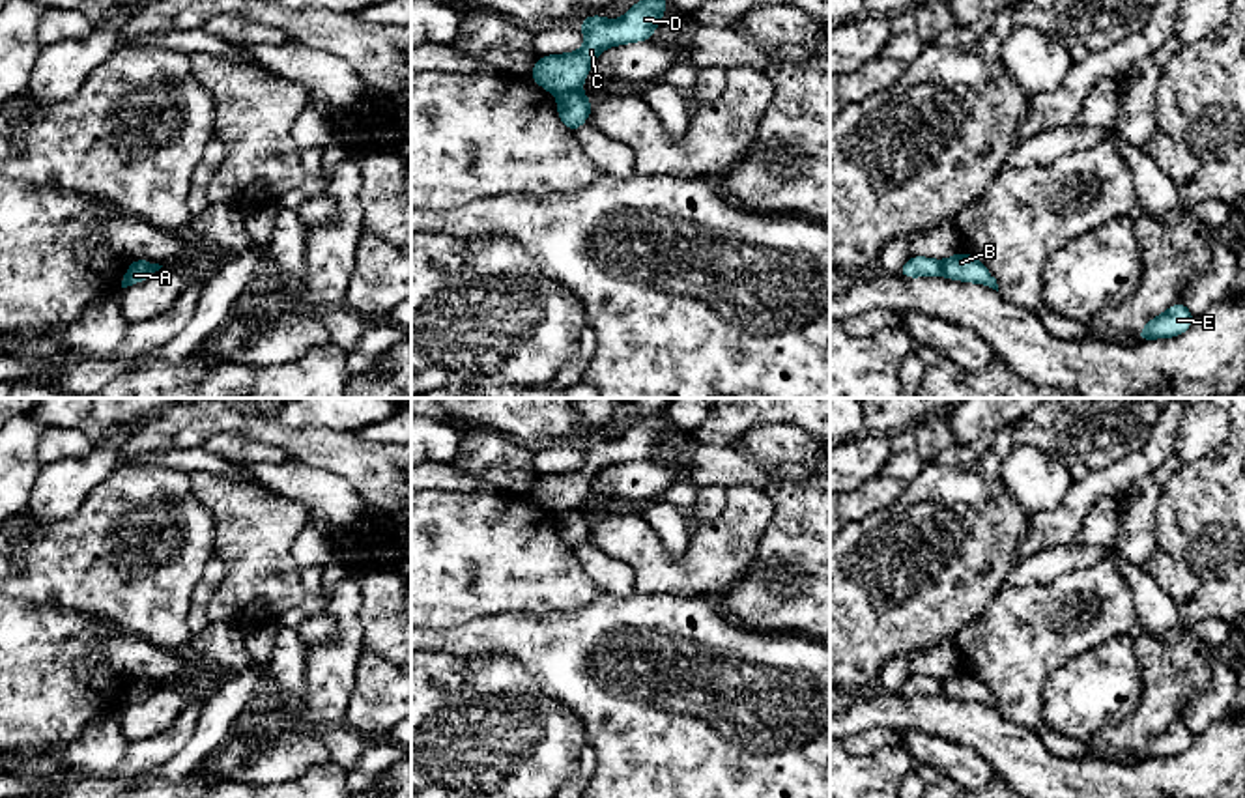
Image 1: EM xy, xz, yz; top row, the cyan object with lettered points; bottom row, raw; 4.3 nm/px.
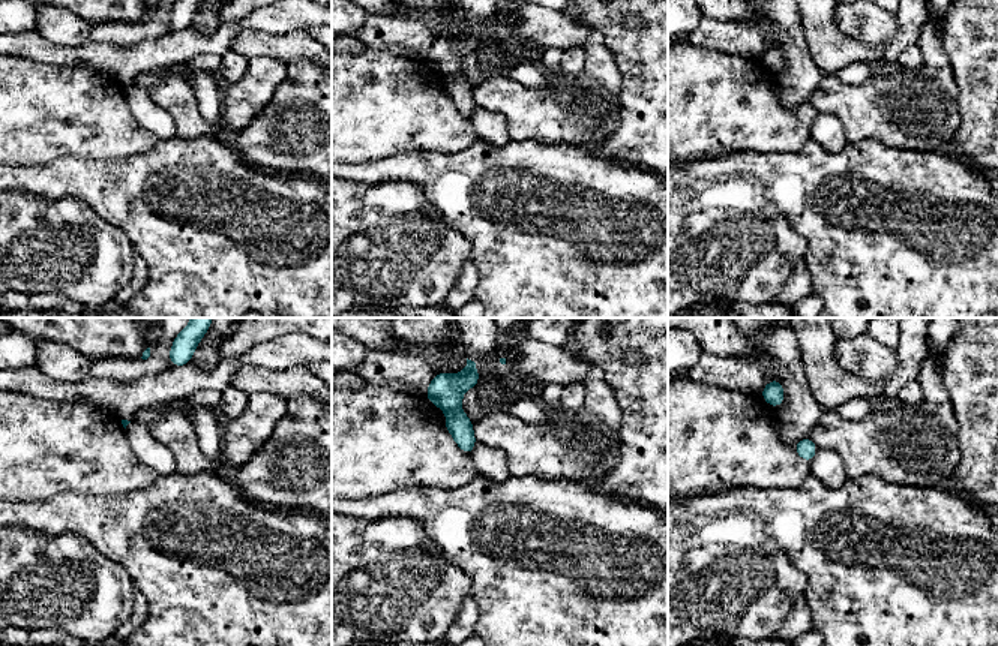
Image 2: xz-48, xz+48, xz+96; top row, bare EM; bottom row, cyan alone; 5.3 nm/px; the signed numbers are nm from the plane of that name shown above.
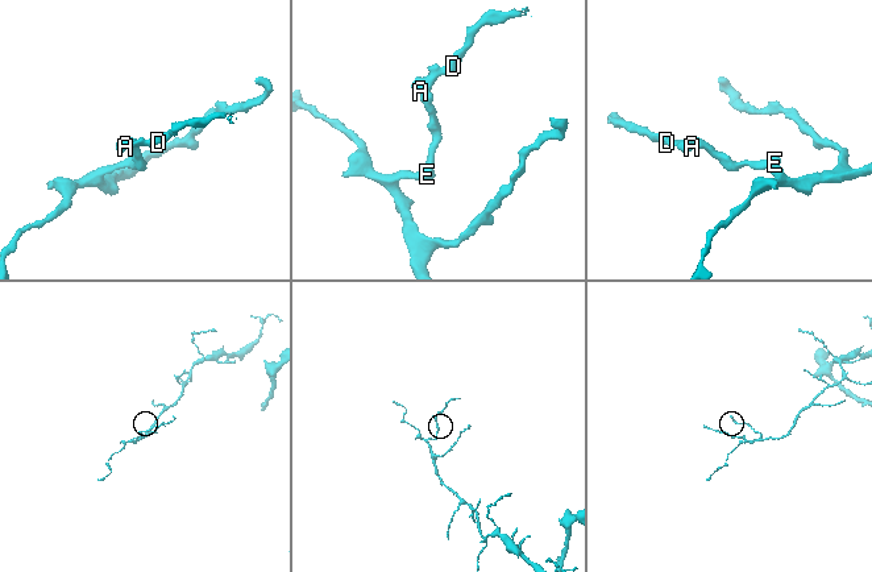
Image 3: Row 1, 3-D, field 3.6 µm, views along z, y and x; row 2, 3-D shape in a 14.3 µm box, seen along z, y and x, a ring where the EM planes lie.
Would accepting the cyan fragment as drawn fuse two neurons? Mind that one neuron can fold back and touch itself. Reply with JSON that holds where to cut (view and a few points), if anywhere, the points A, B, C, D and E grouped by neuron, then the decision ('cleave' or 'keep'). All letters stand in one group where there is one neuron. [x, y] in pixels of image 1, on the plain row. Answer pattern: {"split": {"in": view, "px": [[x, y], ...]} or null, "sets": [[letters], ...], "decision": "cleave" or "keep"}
{"split": {"in": "xz", "px": [[576, 507], [558, 514]]}, "sets": [["A", "C", "D"], ["B", "E"]], "decision": "cleave"}

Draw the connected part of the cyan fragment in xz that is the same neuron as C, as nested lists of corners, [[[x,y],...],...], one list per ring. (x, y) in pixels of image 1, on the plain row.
[[[671,398],[660,411],[634,420],[619,439],[608,439],[600,434],[585,435],[578,443],[578,449],[587,456],[585,465],[570,473],[538,477],[531,486],[531,497],[555,514],[576,510],[585,501],[591,482],[604,467],[652,456],[662,434],[667,430],[664,413],[669,402]]]

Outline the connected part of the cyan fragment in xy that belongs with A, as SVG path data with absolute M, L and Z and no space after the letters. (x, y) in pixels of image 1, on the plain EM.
M131 678L127 691L123 693L122 706L138 703L150 697L157 690L157 682L148 678Z

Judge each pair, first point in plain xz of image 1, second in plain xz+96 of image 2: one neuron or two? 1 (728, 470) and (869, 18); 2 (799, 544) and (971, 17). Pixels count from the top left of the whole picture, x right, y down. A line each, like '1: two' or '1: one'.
1: one
2: one

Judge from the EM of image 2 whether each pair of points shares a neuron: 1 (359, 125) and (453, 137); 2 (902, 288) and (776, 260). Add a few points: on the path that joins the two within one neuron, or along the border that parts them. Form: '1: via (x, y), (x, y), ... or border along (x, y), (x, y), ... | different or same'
1: via (383, 125), (429, 125) | same
2: border along (790, 225), (806, 243), (805, 258) | different

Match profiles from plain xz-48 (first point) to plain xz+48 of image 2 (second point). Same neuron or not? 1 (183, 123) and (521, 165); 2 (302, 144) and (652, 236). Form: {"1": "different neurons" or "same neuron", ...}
{"1": "different neurons", "2": "different neurons"}

